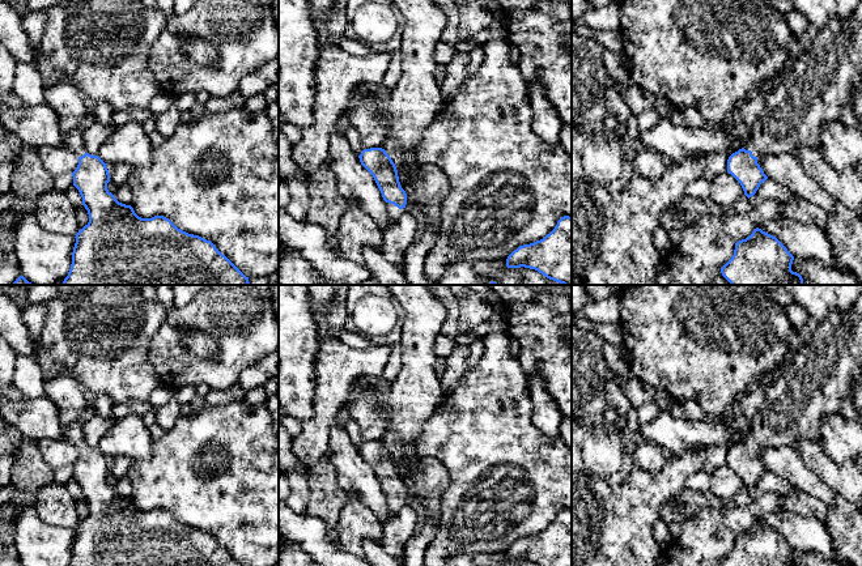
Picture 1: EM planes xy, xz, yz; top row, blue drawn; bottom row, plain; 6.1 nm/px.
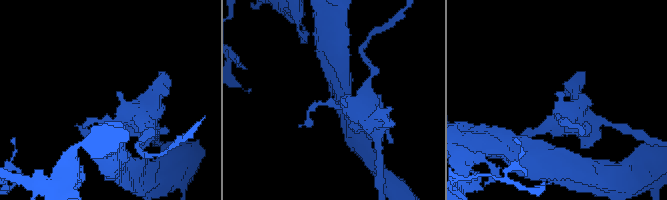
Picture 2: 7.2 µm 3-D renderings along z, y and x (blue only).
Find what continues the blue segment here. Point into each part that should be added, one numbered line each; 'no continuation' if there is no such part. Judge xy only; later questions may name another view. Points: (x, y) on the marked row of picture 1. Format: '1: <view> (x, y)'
1: xy (75, 140)

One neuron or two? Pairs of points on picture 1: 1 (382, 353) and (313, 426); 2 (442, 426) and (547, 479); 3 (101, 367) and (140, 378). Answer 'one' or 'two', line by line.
1: one
2: one
3: one

